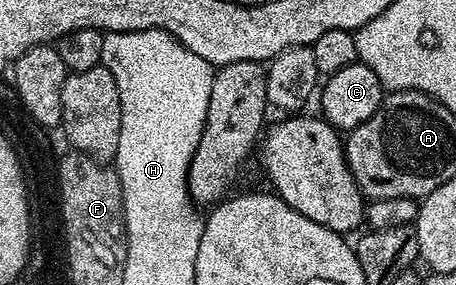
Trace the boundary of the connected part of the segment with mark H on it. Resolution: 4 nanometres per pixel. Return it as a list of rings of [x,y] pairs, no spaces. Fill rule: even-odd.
[[[132,30],[106,33],[101,65],[105,66],[119,88],[121,127],[115,169],[123,192],[125,212],[137,212],[141,220],[125,220],[125,224],[143,224],[145,240],[157,236],[203,236],[205,218],[189,196],[189,165],[195,156],[199,136],[207,120],[207,104],[211,100],[214,67],[203,56],[195,56],[166,30]]]

